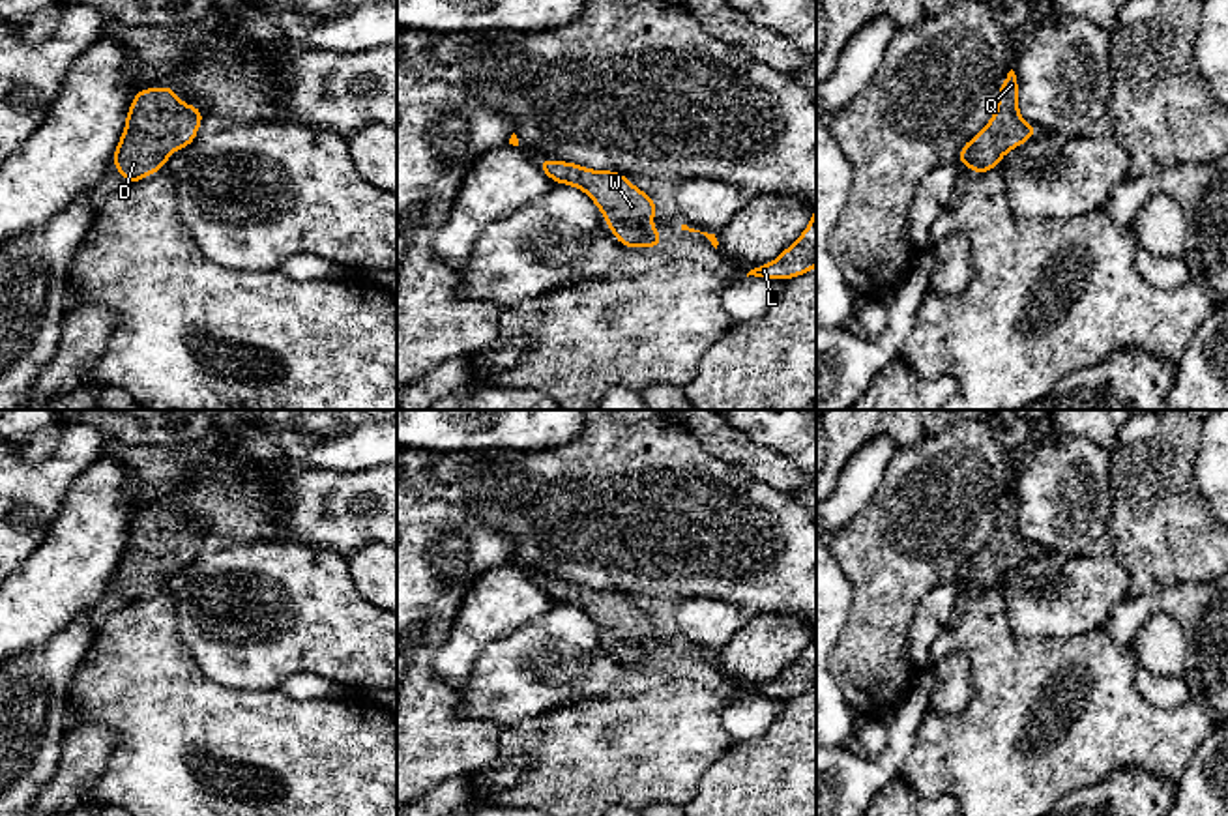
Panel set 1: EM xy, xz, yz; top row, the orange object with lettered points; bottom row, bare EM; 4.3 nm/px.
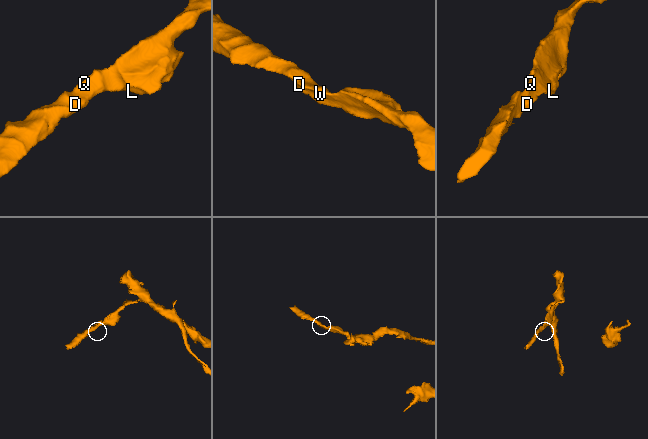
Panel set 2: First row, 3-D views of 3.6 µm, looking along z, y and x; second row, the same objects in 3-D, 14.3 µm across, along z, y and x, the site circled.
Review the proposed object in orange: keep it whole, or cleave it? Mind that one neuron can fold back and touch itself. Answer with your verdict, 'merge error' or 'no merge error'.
no merge error

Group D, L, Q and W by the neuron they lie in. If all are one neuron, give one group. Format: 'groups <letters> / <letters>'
groups D L Q W

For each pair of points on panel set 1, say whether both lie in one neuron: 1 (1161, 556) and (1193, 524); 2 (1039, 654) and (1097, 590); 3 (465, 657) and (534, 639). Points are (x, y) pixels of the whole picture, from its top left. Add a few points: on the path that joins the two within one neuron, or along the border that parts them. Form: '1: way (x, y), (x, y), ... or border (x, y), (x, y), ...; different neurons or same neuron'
1: way (1169, 551), (1185, 532); same neuron
2: border (1097, 627), (1030, 639), (1019, 639), (1011, 631); different neurons
3: border (515, 629), (478, 655), (459, 687); different neurons

